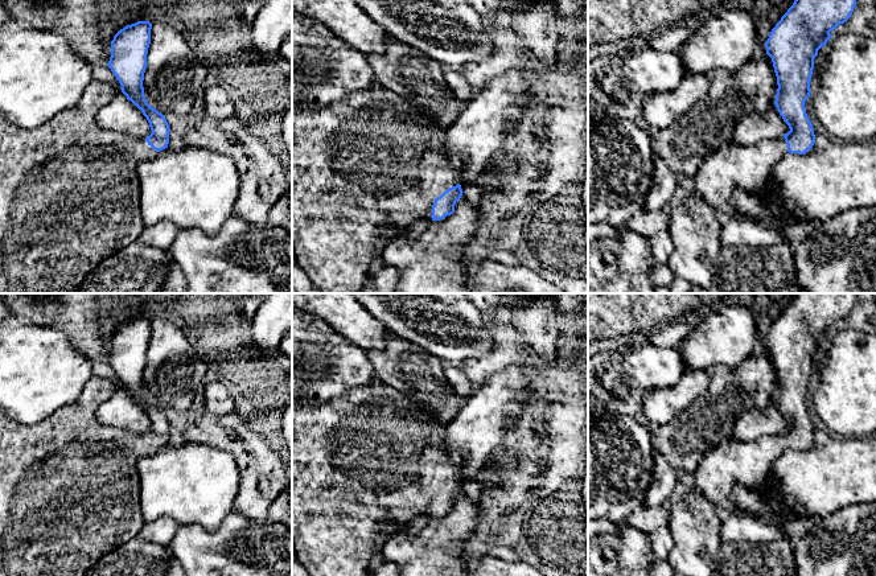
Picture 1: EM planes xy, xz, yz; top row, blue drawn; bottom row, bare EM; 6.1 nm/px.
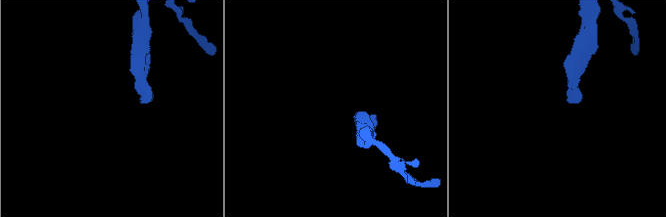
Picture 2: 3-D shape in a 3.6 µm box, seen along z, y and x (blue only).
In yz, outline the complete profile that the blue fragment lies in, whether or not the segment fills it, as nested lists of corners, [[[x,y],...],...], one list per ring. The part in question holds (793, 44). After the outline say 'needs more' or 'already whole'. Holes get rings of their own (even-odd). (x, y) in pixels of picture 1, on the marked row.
[[[794,0],[793,5],[772,29],[765,48],[766,54],[772,58],[778,85],[774,104],[790,131],[782,137],[761,140],[749,145],[729,140],[704,157],[698,172],[692,176],[696,196],[708,202],[720,219],[739,218],[739,213],[732,203],[732,194],[737,189],[756,194],[762,202],[769,203],[774,165],[787,152],[805,155],[813,148],[815,135],[806,114],[805,102],[811,94],[810,81],[814,58],[818,55],[818,50],[826,46],[832,37],[830,32],[851,17],[855,5],[856,0]]]; needs more

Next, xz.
[[[377,82],[321,110],[292,104],[292,254],[320,293],[362,293],[370,263],[374,255],[382,252],[391,242],[390,234],[394,227],[406,227],[423,217],[440,221],[455,213],[455,205],[464,192],[453,162],[445,156],[445,139],[447,131],[439,128],[431,116]]]; needs more

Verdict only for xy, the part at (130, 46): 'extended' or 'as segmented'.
extended

